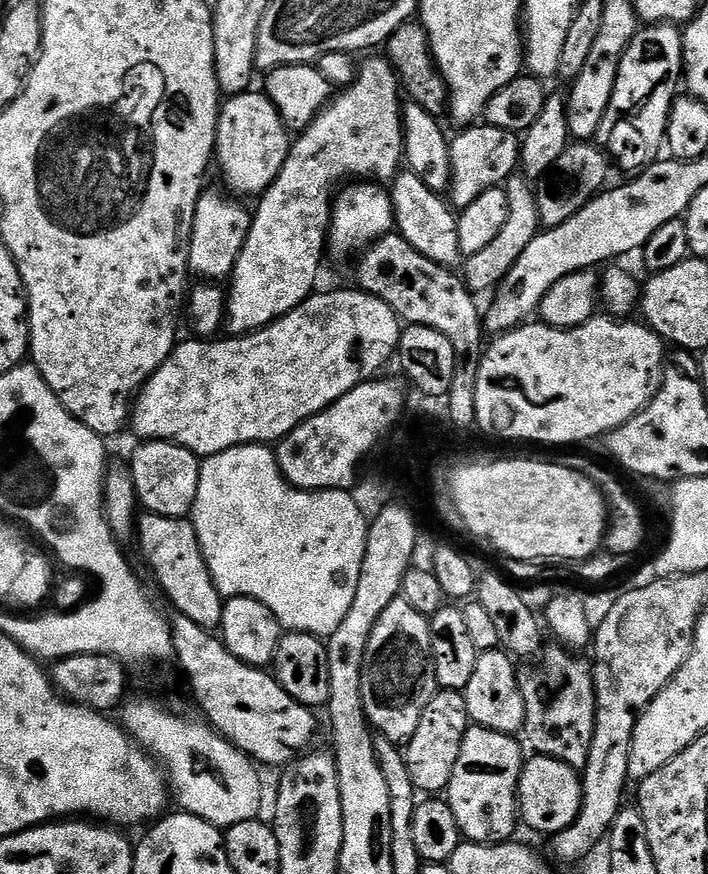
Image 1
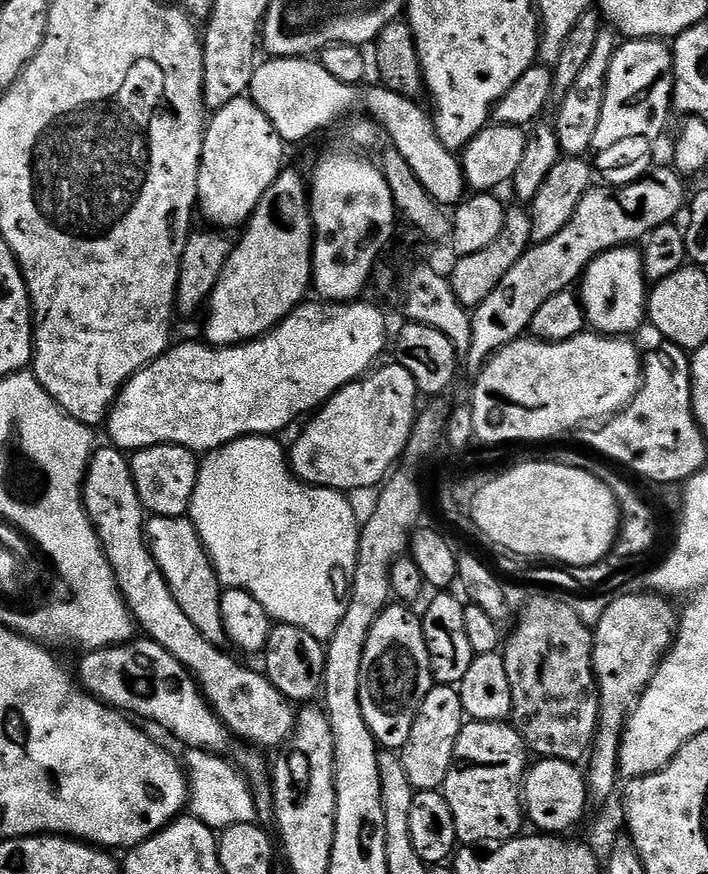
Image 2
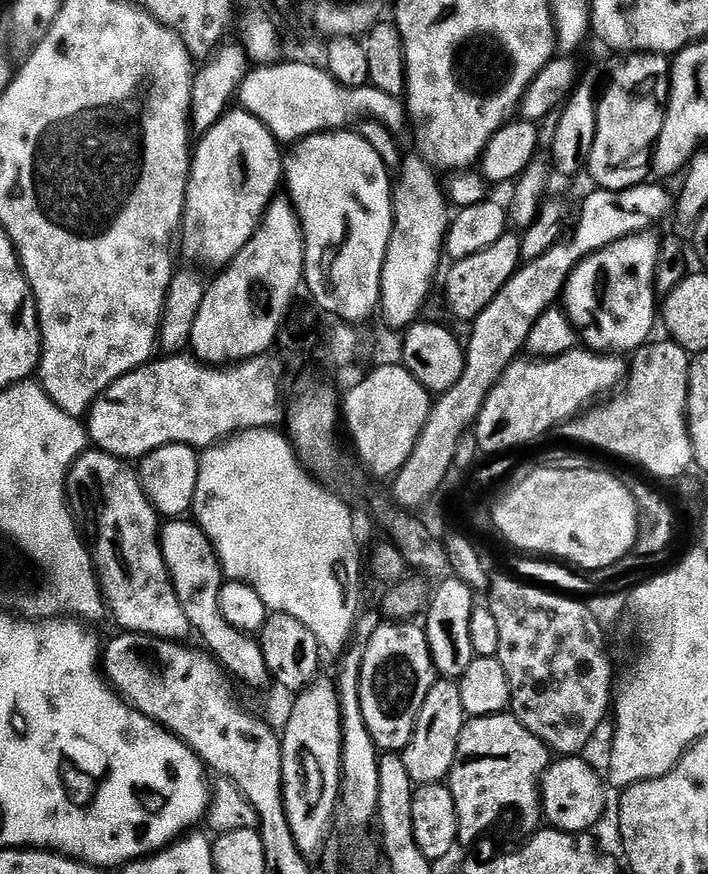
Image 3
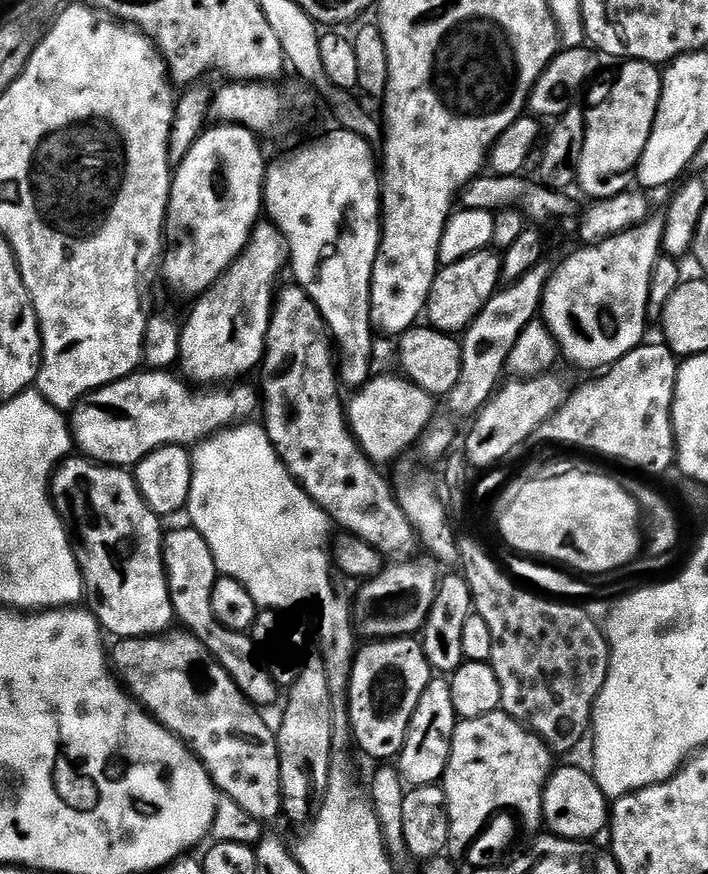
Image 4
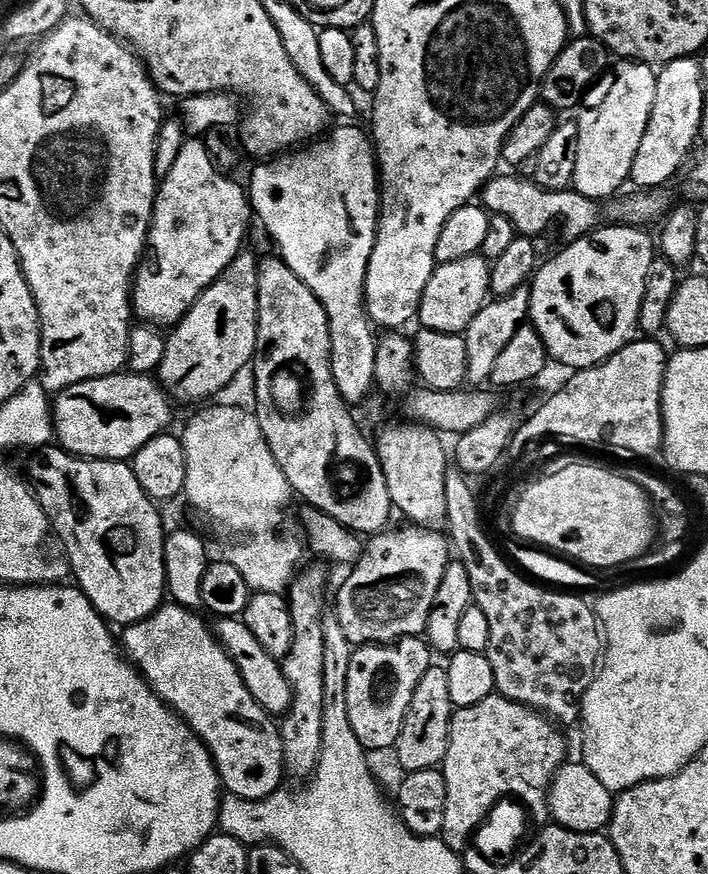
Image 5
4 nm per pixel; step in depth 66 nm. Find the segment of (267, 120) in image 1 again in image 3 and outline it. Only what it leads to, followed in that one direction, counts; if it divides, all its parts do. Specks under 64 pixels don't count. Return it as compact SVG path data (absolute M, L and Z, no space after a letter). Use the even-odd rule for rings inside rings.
M226 111L216 125L199 137L200 145L195 145L190 156L188 193L184 199L183 235L188 235L189 242L219 266L227 265L250 242L284 175L282 148L271 130L254 114L235 111Z

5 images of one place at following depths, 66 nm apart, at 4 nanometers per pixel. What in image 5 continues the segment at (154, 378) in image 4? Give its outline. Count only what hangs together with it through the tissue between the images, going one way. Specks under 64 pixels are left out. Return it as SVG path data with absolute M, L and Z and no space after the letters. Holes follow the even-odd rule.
M117 374L112 376L112 384L118 384L118 396L132 396L126 400L126 410L128 418L126 422L120 418L118 422L106 424L96 420L86 420L86 418L76 418L76 412L68 408L52 410L52 423L54 425L54 436L59 447L65 452L72 453L73 456L87 458L90 460L123 460L131 461L146 442L150 442L165 431L164 428L172 420L173 401L167 392L151 375L148 374Z

